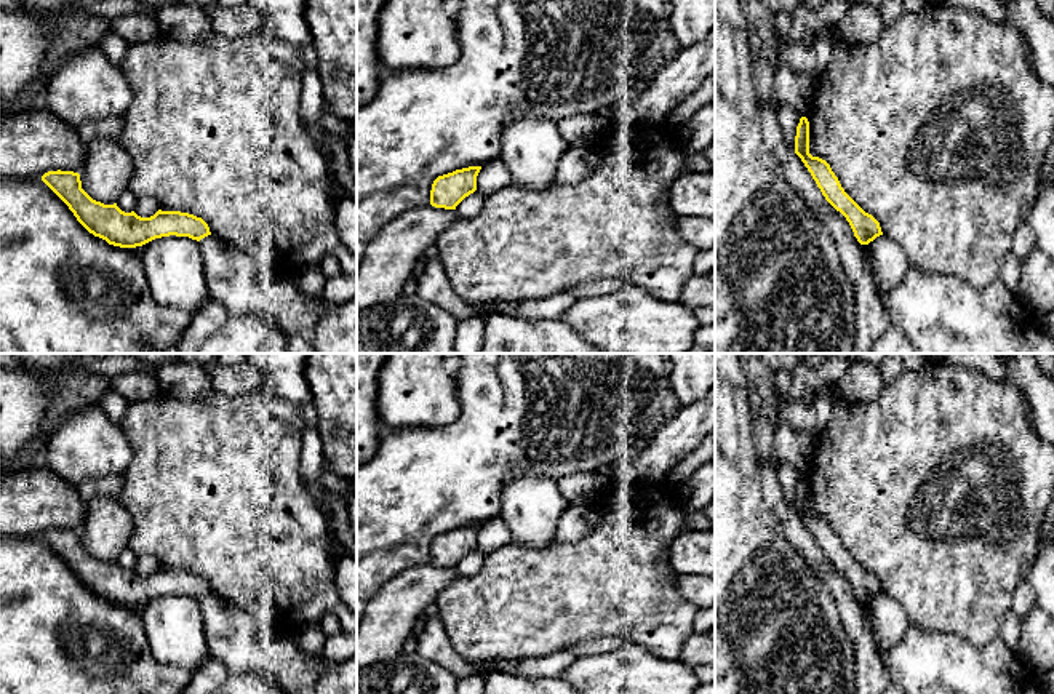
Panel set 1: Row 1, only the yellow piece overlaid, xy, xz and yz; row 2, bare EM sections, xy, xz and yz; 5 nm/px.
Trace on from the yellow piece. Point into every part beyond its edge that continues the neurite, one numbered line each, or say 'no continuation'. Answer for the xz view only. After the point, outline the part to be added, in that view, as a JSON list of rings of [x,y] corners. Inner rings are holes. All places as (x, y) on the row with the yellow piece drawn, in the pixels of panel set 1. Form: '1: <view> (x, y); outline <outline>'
no continuation

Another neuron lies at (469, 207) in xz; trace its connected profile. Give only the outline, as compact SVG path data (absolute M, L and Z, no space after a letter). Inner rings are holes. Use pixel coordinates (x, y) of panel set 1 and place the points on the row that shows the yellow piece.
M478 190L465 197L457 206L456 214L461 219L473 217L480 213L485 201L485 195L481 195Z

